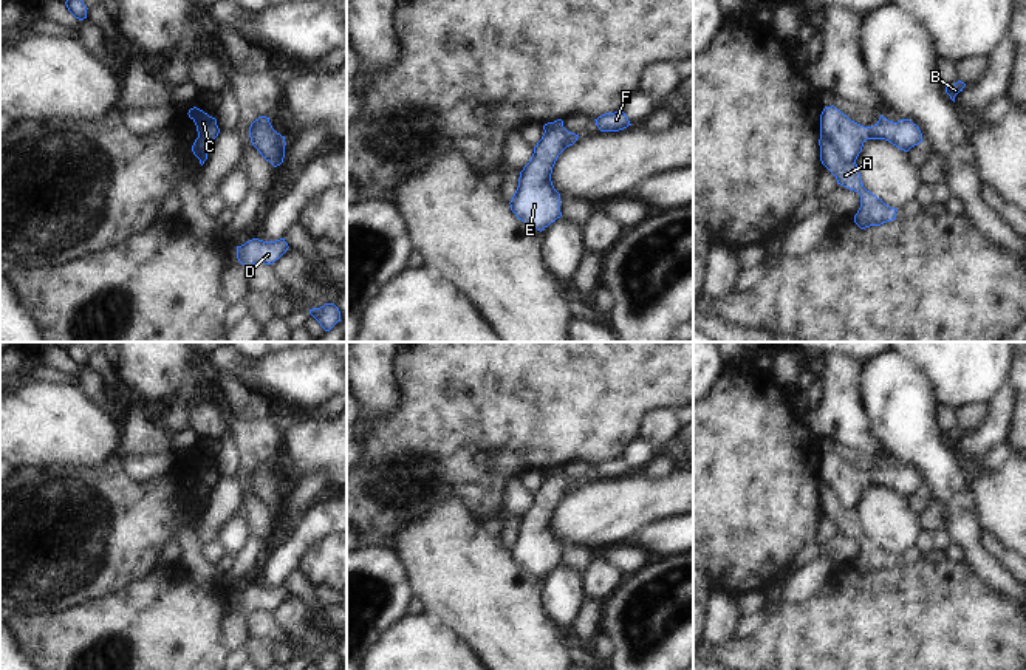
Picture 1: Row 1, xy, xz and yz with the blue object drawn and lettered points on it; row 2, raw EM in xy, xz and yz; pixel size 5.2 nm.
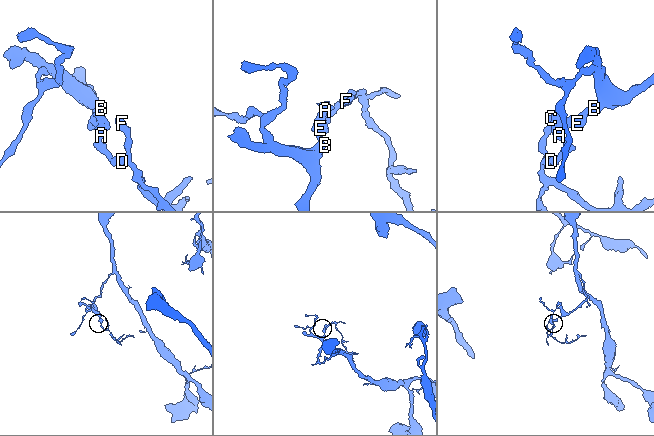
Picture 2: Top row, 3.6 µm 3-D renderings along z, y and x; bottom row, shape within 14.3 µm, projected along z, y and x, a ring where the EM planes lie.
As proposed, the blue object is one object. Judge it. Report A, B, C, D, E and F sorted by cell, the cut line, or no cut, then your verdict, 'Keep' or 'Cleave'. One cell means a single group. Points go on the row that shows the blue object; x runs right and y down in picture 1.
Groups: A D F / B C E. Split along yz (820, 135), (845, 160), (854, 161). Cleave.

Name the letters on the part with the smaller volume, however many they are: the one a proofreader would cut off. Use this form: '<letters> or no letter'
A, D, F.

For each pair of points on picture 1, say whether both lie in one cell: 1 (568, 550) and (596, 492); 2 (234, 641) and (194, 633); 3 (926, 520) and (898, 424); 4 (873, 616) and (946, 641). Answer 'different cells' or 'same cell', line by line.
1: different cells
2: different cells
3: different cells
4: same cell

